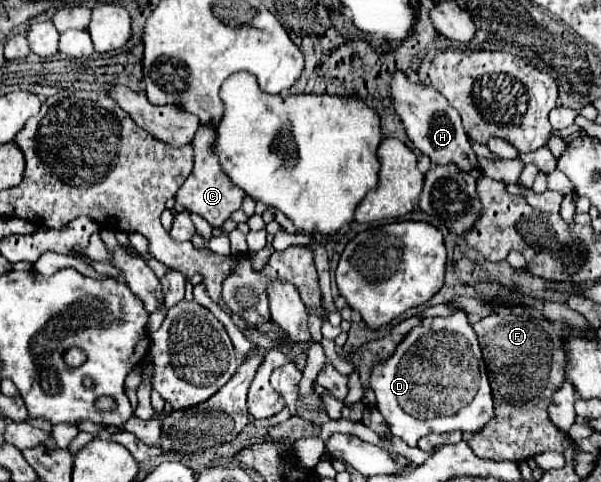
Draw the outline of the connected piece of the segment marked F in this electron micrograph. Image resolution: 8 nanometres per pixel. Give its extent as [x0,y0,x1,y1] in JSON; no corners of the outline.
[463,313,571,461]

